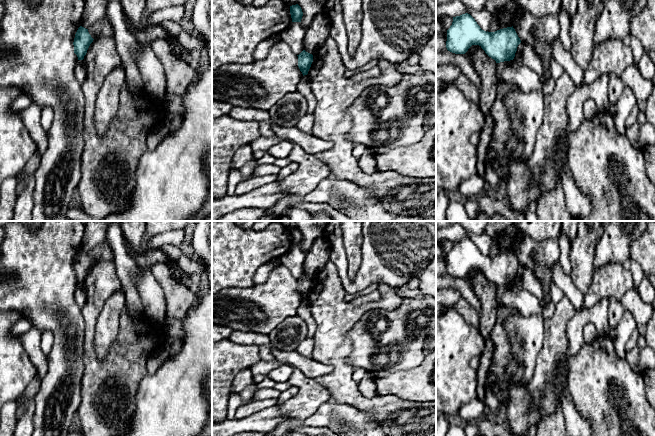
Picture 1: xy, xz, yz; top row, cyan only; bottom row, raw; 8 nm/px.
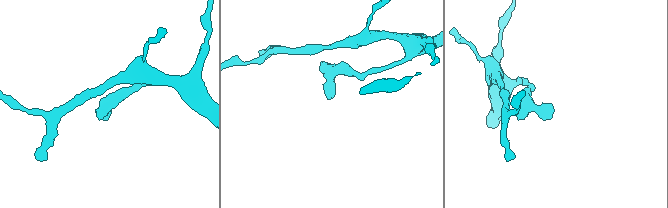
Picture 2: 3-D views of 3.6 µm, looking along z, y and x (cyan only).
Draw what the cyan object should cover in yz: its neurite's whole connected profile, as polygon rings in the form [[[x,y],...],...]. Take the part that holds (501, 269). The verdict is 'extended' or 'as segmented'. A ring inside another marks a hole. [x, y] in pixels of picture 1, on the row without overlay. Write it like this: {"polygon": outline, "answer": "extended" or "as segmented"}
{"polygon": [[[465,237],[453,241],[447,254],[446,272],[455,278],[465,278],[472,269],[479,269],[489,281],[500,287],[513,284],[520,267],[513,250],[486,256],[470,238]]], "answer": "as segmented"}

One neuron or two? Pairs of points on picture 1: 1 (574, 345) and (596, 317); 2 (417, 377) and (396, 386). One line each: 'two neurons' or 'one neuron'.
1: one neuron
2: one neuron

